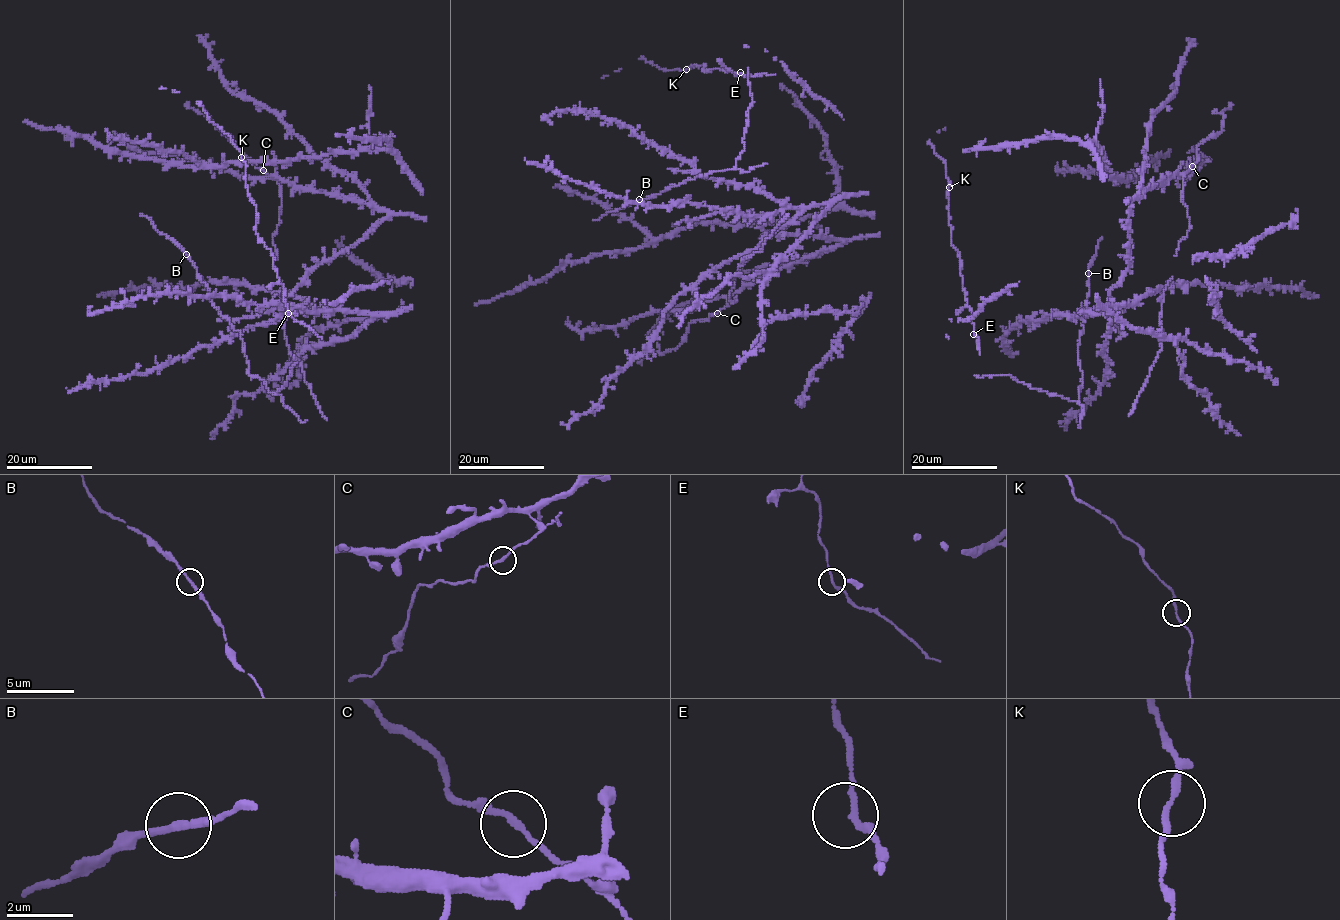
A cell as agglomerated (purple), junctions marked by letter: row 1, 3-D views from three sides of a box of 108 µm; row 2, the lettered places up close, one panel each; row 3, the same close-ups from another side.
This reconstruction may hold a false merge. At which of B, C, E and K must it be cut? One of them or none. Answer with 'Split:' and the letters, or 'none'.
Split: none

